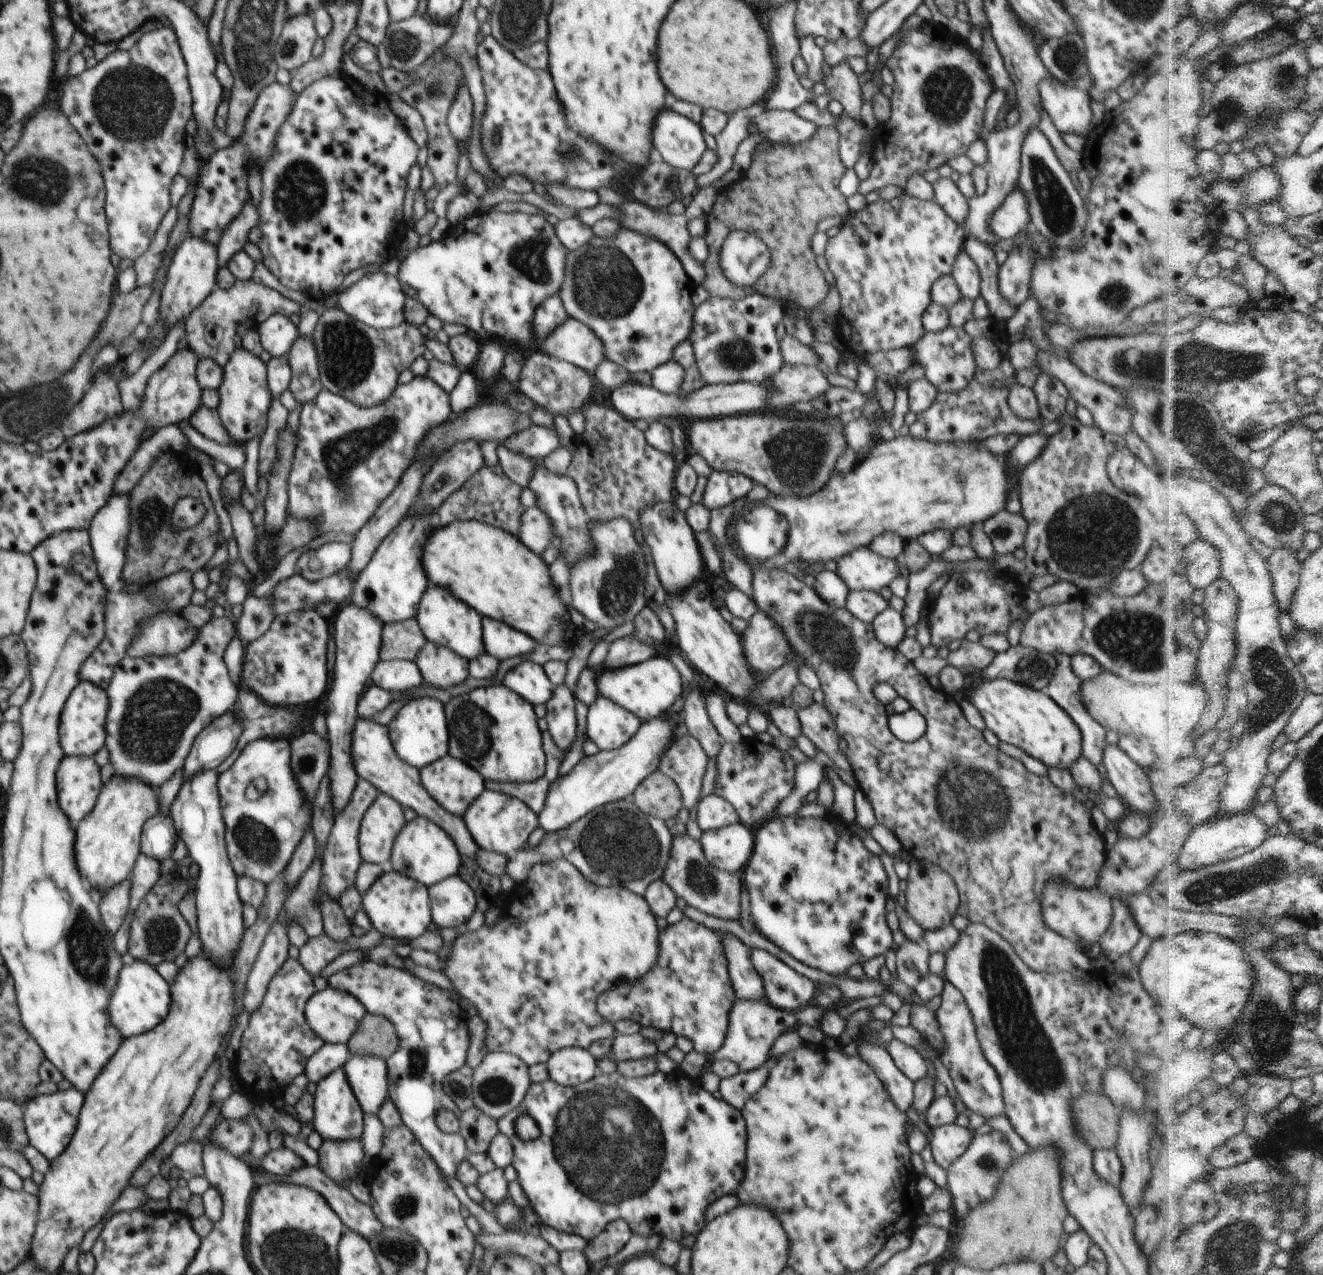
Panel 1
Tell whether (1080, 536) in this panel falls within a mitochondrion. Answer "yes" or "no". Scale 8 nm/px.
yes

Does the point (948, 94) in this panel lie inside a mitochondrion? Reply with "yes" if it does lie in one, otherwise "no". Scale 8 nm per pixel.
yes

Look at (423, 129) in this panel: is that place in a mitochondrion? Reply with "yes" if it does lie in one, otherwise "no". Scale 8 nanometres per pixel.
no

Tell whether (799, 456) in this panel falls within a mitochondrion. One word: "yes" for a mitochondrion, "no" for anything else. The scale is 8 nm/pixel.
yes

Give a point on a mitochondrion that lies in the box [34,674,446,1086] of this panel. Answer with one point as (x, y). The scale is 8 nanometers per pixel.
(158, 713)

